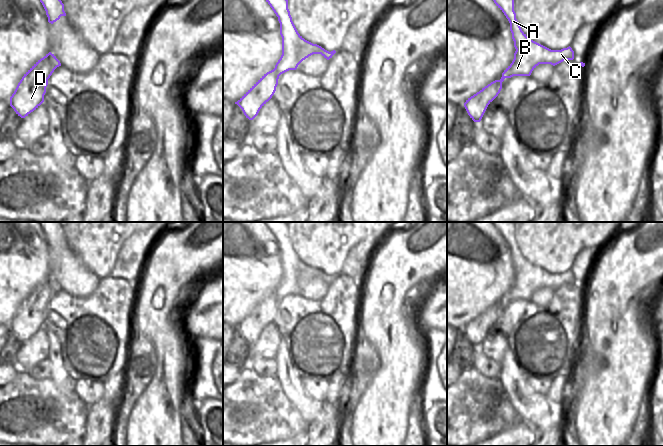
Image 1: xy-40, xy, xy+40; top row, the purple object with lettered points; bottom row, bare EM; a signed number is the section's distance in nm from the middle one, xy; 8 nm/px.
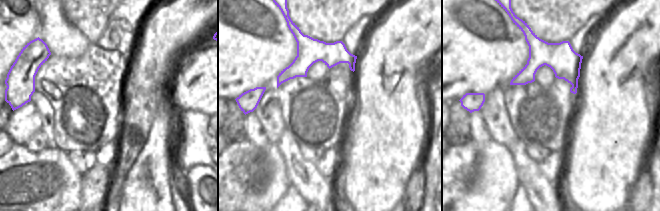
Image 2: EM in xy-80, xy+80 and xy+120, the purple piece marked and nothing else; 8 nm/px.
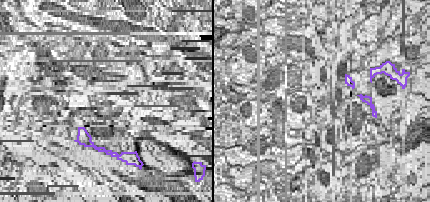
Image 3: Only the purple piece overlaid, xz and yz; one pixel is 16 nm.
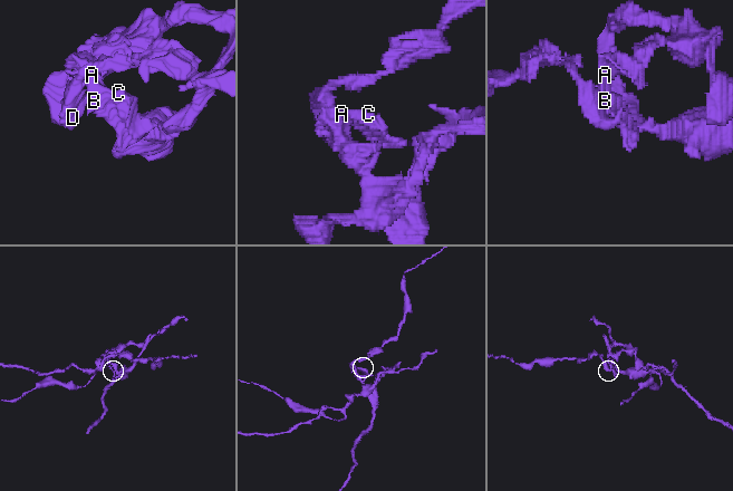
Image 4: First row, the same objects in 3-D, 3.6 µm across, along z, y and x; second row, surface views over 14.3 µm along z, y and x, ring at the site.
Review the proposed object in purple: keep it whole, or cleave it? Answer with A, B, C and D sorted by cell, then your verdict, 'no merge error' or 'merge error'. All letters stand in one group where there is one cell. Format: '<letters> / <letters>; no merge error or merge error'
A B C / D; merge error

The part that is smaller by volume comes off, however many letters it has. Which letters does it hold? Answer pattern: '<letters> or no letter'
D

